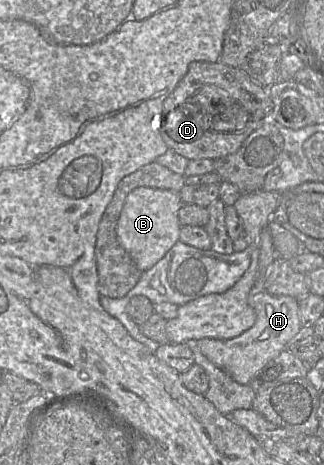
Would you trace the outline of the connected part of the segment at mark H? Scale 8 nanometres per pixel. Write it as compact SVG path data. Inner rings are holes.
M254 285L248 303L256 313L256 321L250 329L228 340L212 338L198 340L202 354L242 385L249 385L271 360L286 349L291 339L302 328L299 318L299 300L293 297L273 296L265 290L256 290Z

